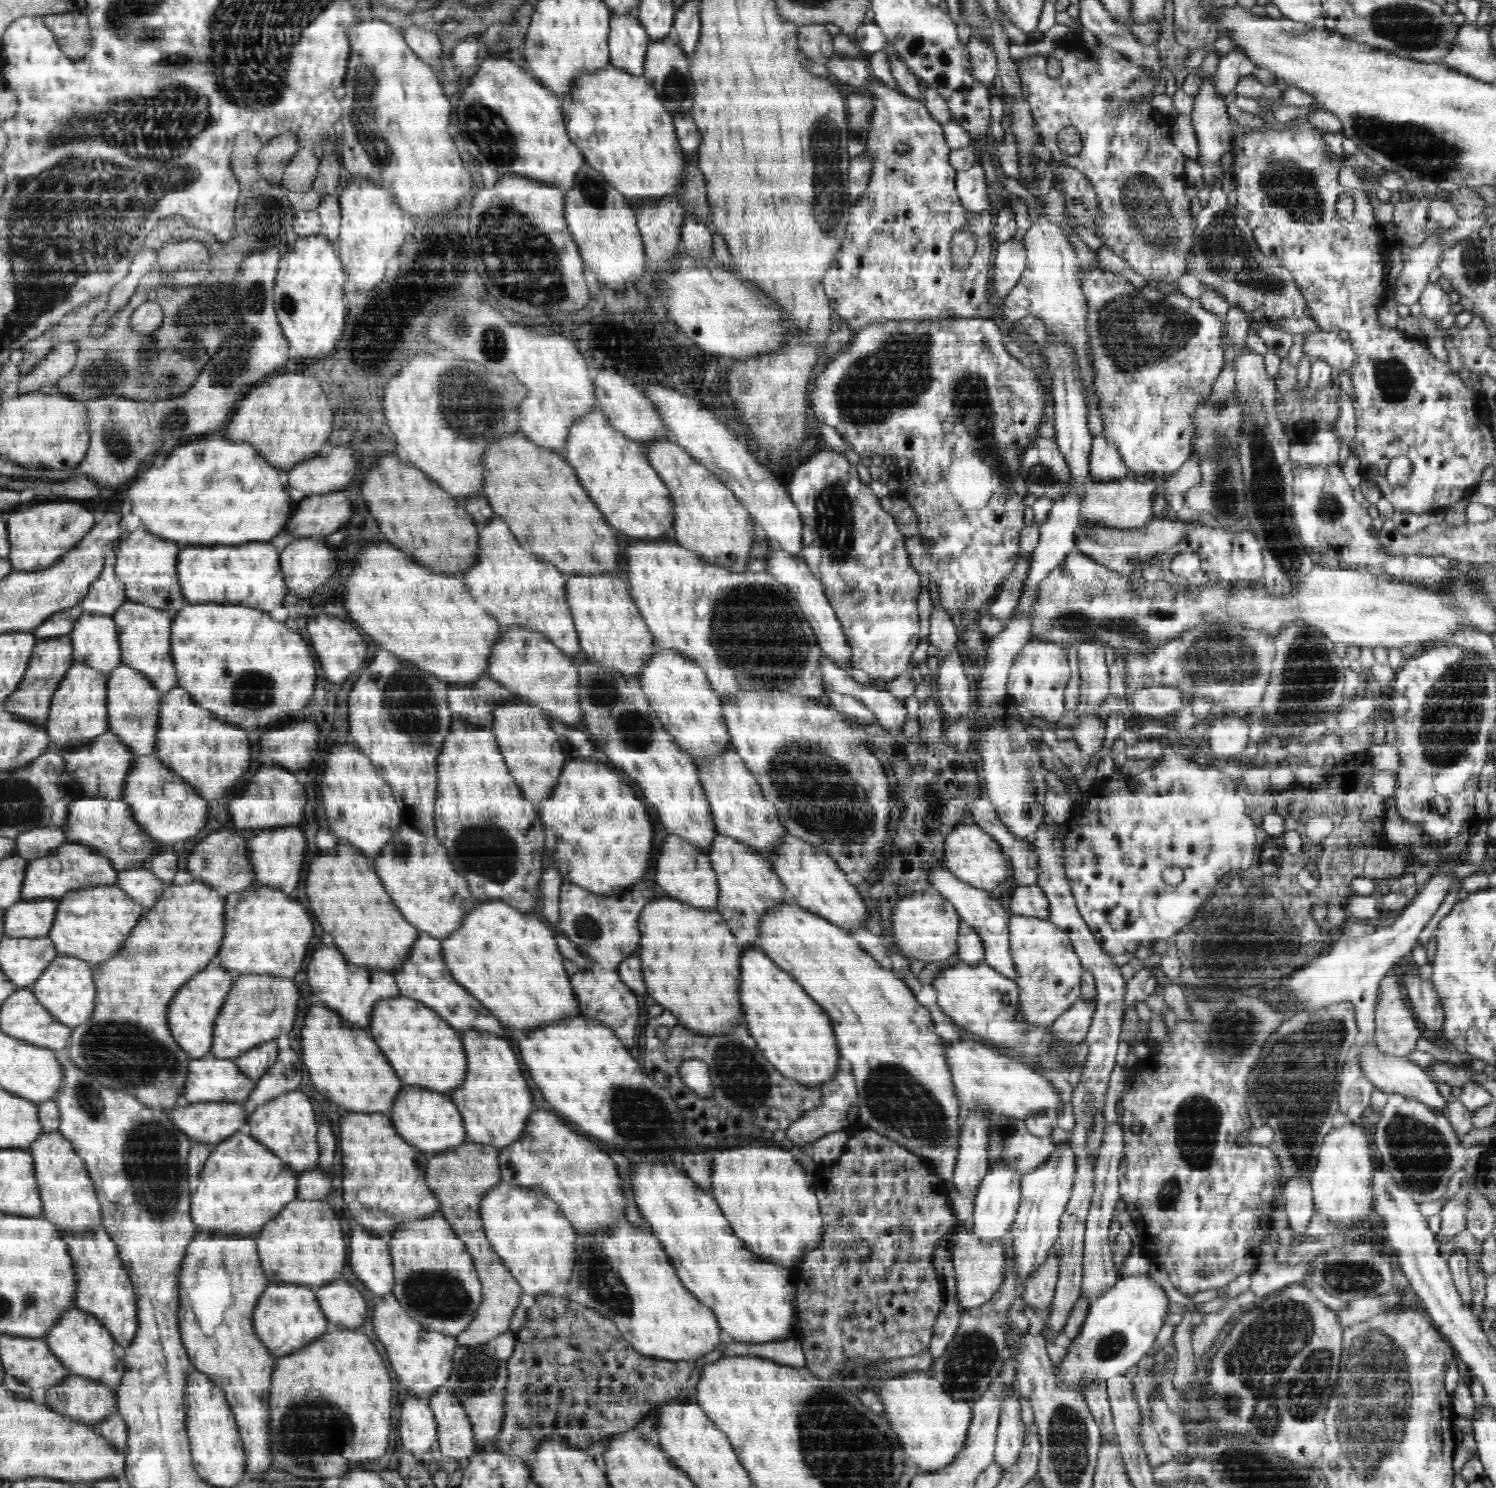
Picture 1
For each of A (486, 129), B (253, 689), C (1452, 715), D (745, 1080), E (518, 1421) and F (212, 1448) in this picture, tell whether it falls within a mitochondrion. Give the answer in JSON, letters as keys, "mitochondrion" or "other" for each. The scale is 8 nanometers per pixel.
{"A":"mitochondrion","B":"mitochondrion","C":"mitochondrion","D":"mitochondrion","E":"other","F":"other"}

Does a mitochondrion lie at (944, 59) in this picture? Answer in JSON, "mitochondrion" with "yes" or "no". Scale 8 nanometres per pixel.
{"mitochondrion":"no"}

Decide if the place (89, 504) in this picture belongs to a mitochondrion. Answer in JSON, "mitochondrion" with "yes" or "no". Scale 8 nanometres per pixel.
{"mitochondrion":"no"}

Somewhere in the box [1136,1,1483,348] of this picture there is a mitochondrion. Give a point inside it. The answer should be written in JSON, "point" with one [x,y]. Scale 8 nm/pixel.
{"point":[1419,149]}

